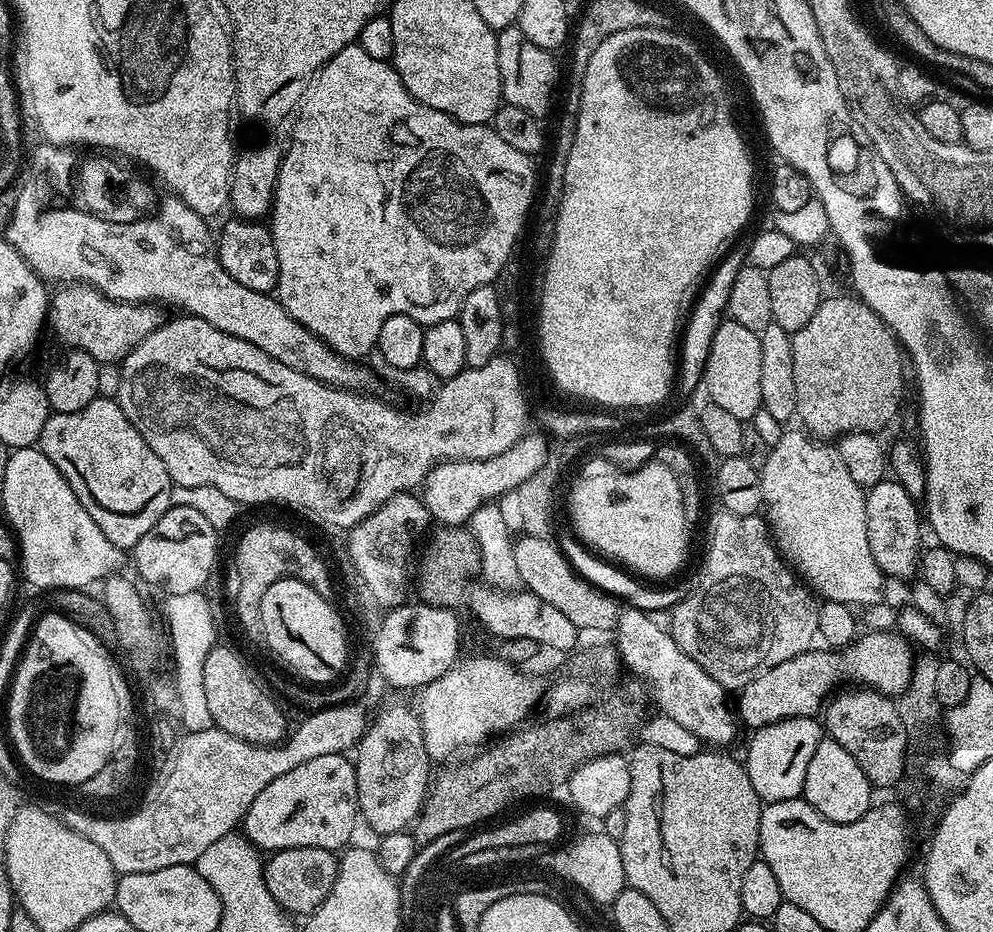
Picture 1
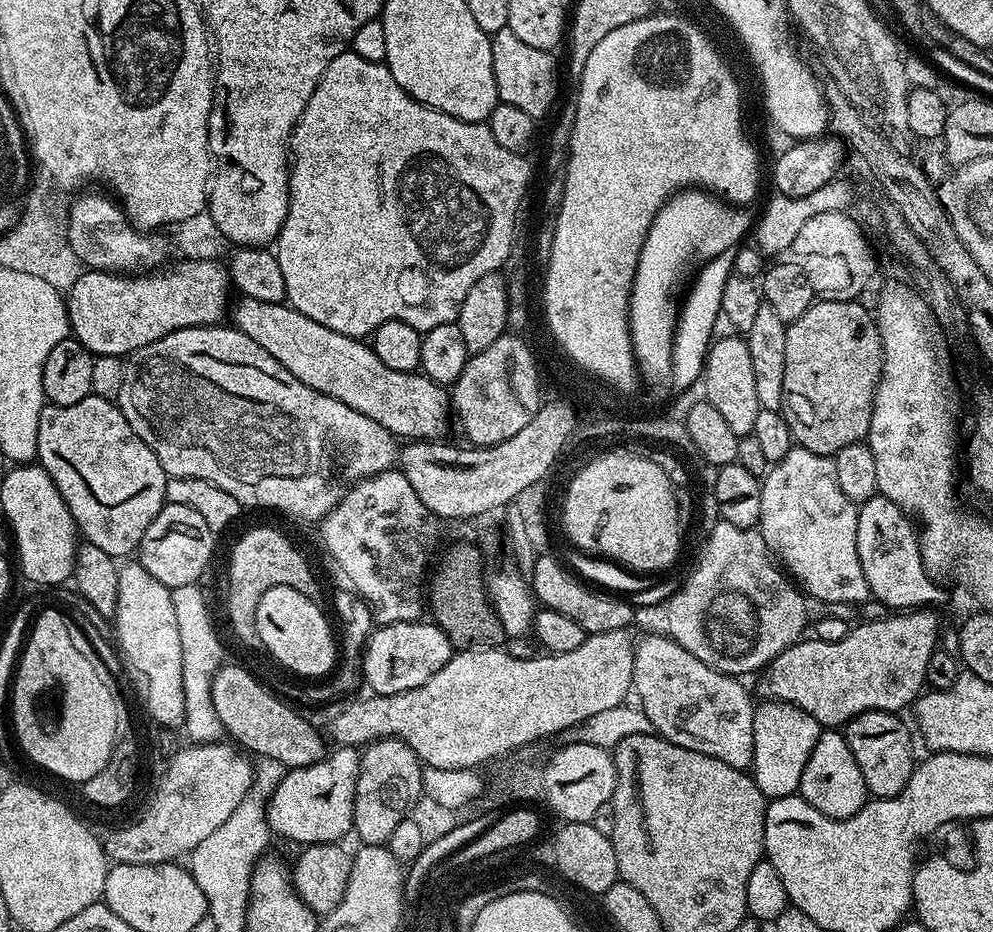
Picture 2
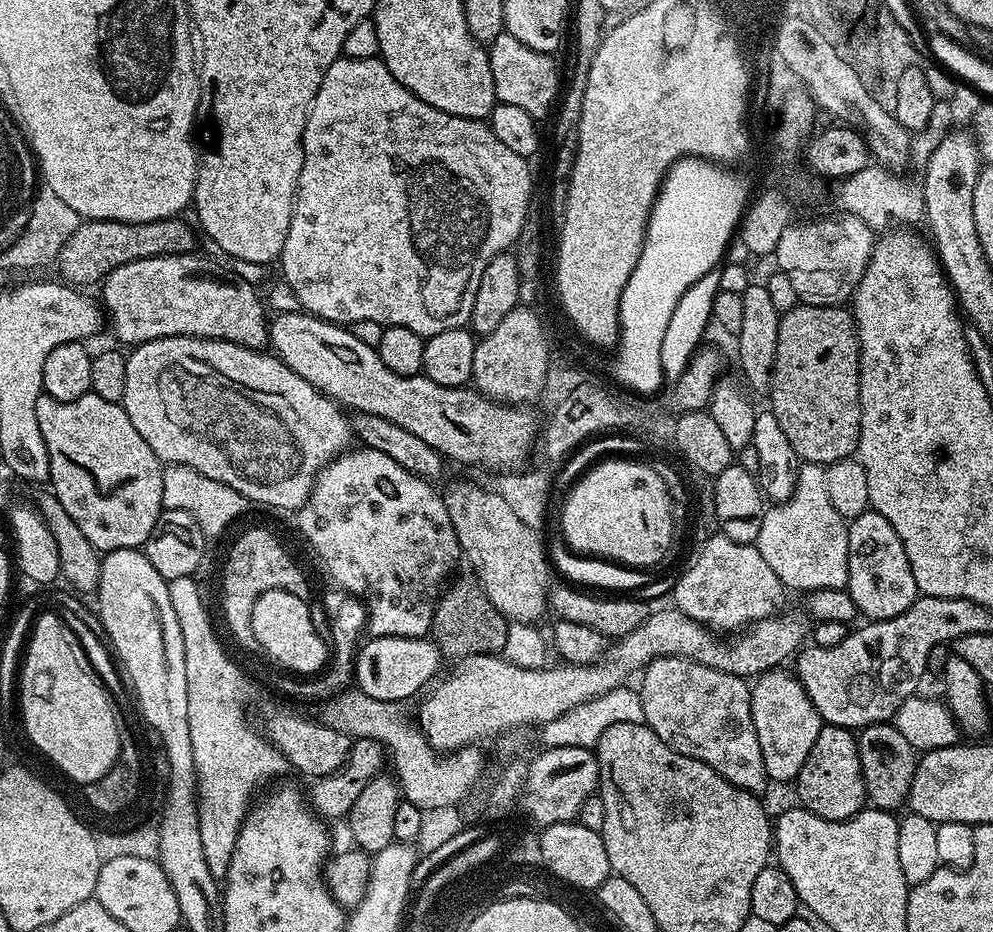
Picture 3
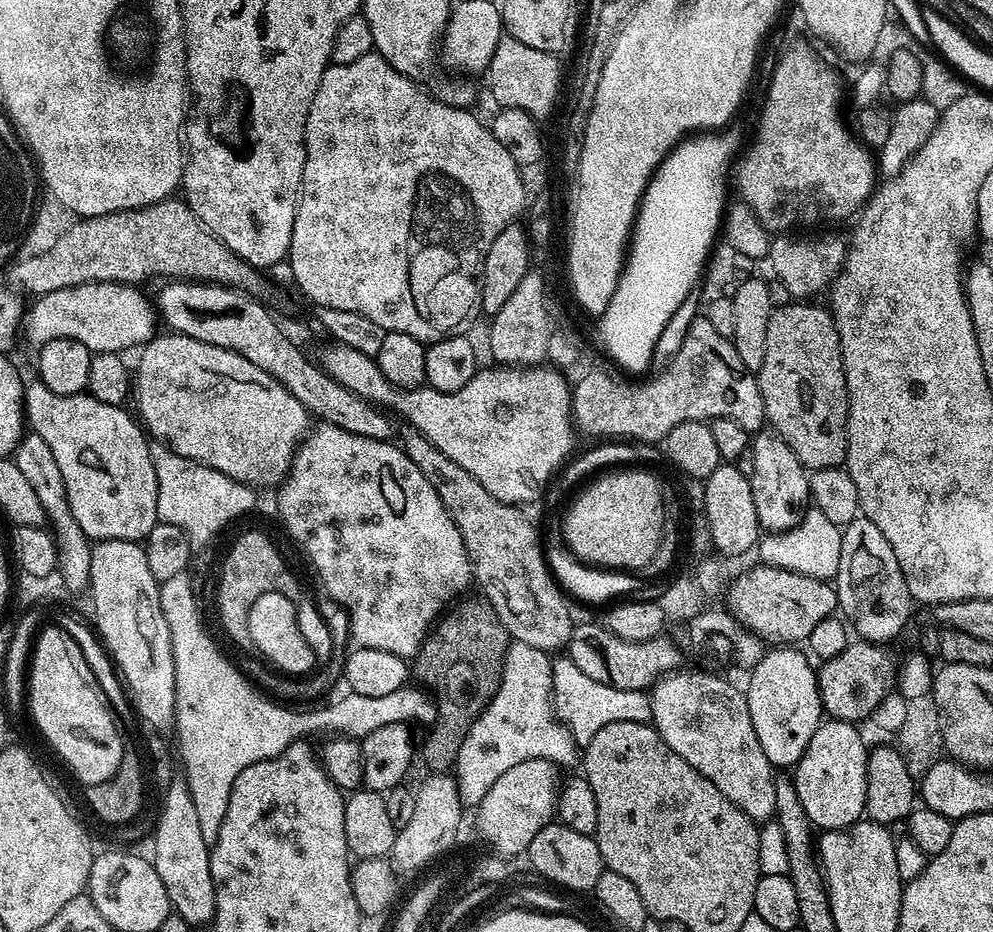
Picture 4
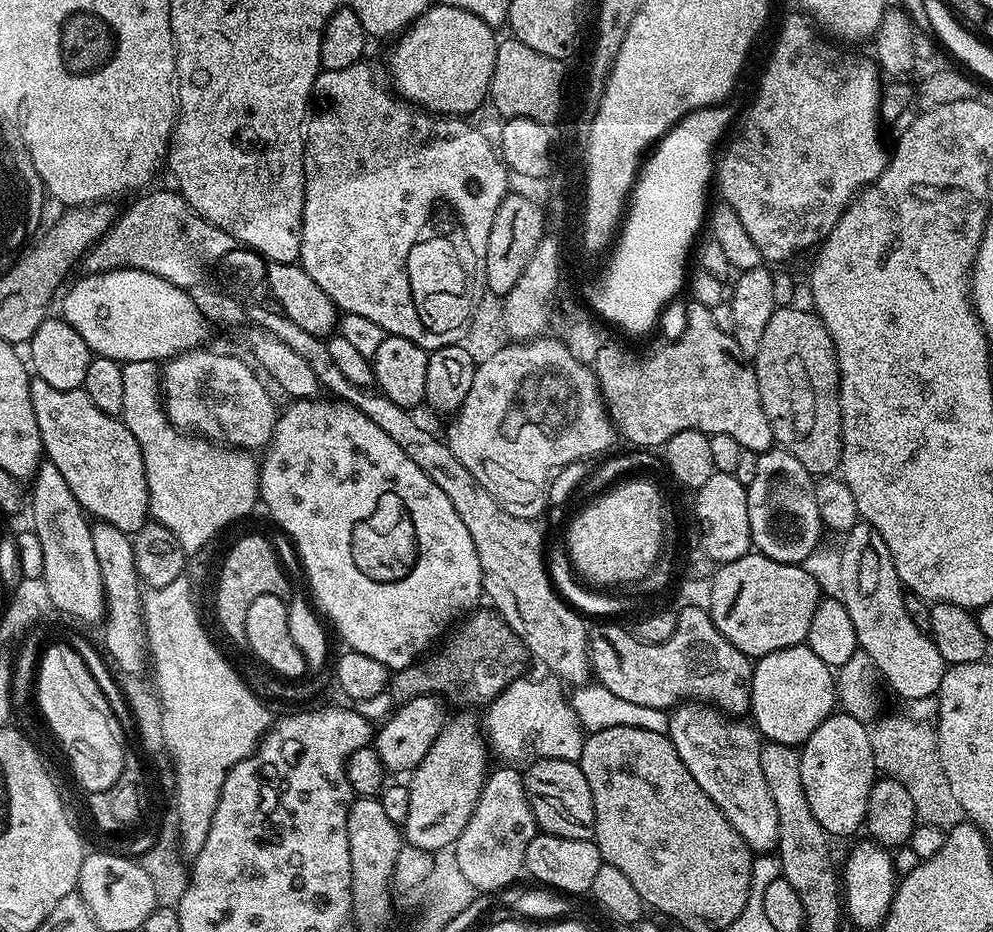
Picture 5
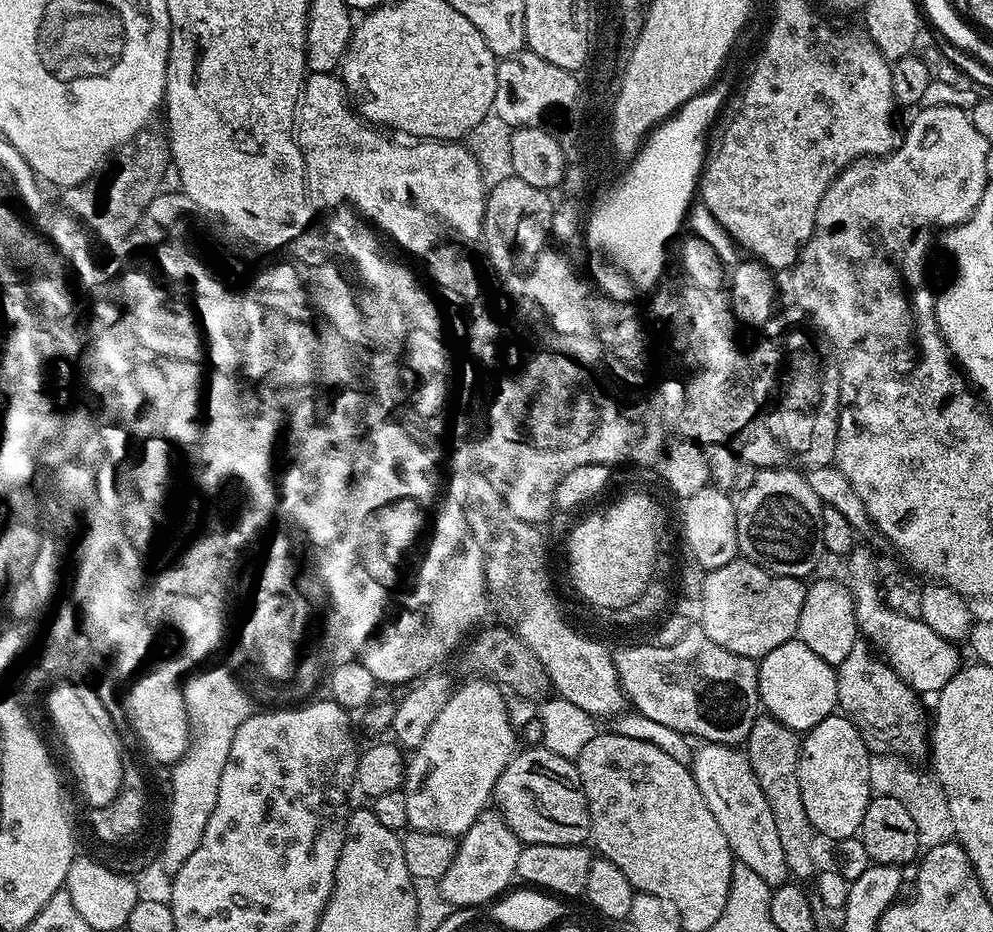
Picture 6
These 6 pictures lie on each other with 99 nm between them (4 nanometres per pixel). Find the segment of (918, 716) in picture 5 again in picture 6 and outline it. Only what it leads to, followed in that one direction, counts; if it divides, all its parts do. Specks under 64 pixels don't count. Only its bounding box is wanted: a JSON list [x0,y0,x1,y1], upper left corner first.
[870,752,955,850]

